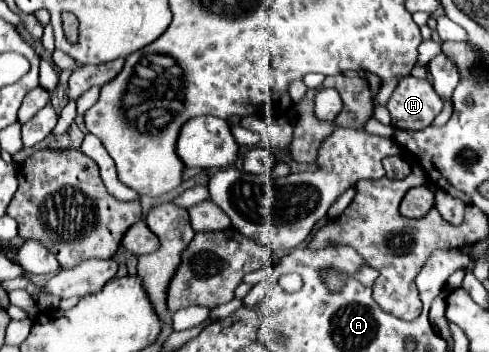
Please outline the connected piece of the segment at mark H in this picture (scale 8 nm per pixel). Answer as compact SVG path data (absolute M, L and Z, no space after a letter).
M403 77L395 87L387 109L395 129L425 129L439 115L443 103L429 79Z

